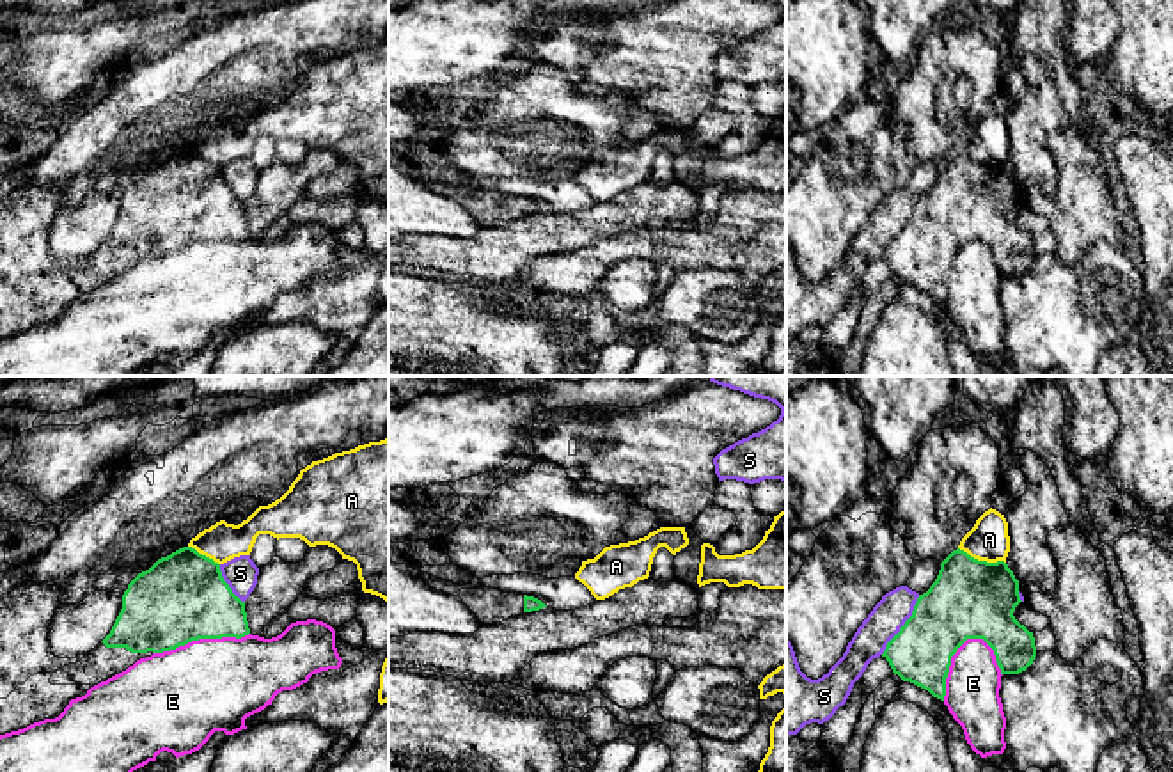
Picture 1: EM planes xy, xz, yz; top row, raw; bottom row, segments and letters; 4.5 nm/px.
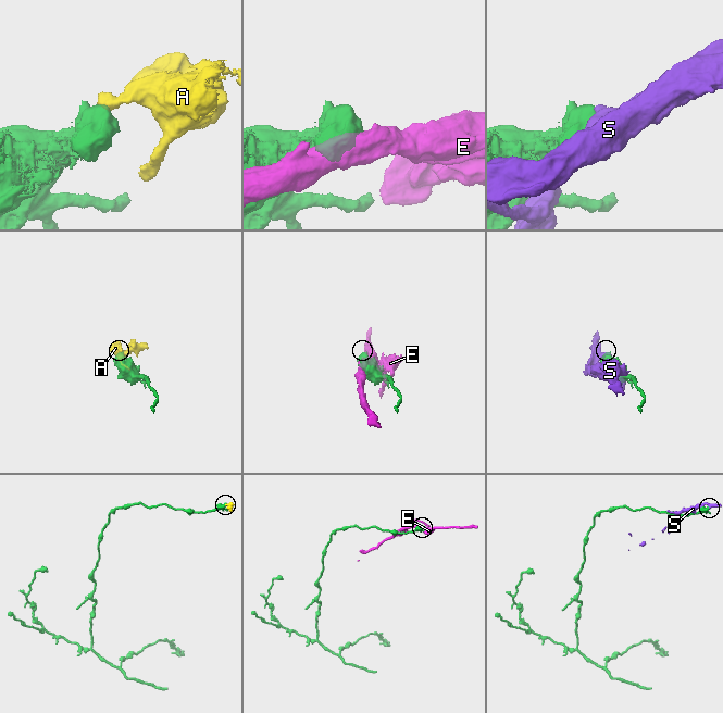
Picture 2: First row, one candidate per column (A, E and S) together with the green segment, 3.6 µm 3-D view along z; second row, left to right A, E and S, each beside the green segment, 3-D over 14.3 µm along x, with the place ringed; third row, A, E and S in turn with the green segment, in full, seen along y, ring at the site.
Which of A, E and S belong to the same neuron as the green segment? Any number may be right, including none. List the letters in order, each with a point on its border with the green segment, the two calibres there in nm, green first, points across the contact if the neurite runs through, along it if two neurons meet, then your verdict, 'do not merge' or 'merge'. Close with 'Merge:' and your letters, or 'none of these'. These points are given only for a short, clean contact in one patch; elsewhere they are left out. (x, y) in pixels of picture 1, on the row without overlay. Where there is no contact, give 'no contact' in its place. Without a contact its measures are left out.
A: yz (982, 164) | 360/180 nm | along yz (959, 149), (978, 162), (1005, 165) | do not merge
E: yz (950, 265) | 300/240 nm | do not merge
S: yz (904, 228) | 300/160 nm | do not merge
Merge: none of these

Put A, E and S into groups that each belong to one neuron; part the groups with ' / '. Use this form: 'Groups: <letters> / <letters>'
Groups: A / E / S

